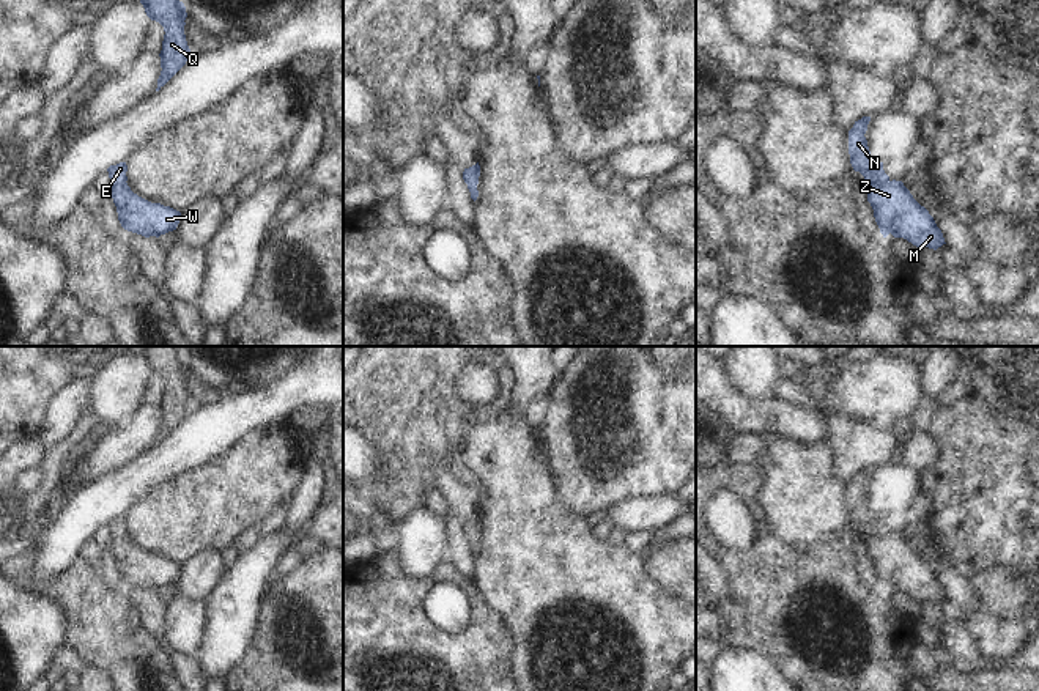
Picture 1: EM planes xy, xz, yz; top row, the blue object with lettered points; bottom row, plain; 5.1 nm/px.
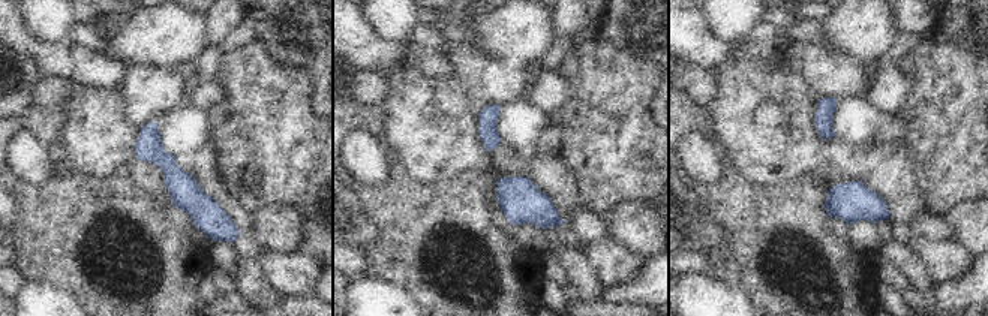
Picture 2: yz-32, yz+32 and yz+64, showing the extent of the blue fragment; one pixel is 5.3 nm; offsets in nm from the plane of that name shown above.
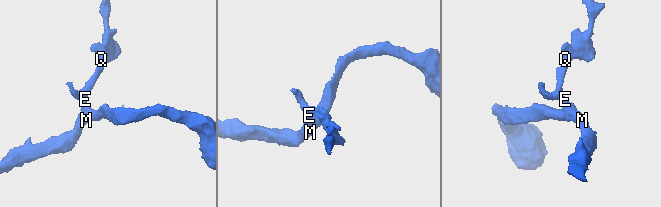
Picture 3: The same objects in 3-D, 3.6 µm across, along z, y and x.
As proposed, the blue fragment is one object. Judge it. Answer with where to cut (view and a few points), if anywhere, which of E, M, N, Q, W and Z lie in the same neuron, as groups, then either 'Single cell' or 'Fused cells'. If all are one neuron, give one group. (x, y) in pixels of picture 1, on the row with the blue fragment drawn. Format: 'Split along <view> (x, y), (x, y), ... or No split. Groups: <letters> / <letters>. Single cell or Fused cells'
No split. Groups: E M N Q W Z. Single cell

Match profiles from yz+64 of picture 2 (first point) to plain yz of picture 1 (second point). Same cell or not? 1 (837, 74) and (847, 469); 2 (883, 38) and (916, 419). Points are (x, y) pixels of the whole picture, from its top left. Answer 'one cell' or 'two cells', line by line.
1: one cell
2: two cells

